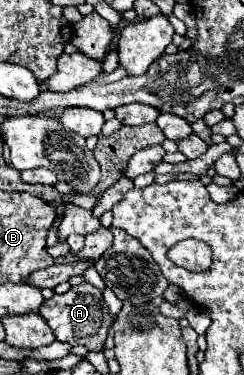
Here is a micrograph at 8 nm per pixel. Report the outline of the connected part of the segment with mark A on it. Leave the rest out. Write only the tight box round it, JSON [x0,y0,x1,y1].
[39,282,111,350]

